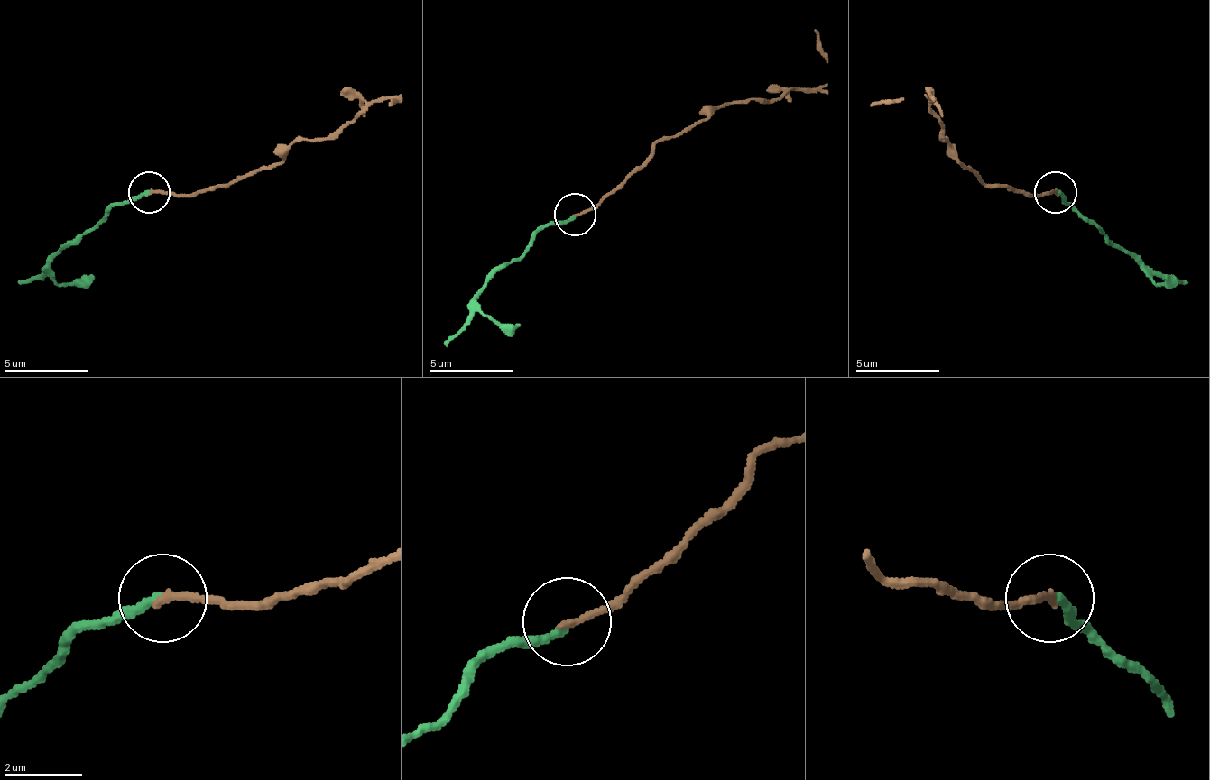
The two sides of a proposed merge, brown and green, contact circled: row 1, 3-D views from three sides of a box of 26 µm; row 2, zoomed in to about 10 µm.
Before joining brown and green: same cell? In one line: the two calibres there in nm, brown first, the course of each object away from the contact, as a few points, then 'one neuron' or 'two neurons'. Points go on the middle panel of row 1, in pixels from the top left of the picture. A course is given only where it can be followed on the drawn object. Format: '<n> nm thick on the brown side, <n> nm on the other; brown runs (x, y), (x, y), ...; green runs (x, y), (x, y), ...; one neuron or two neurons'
200 nm thick on the brown side, 220 nm on the other; brown runs (574, 215), (603, 203), (653, 148), (729, 102), (762, 102), (800, 89), (822, 89), (826, 51), (813, 31); green runs (574, 215), (540, 232), (477, 295), (485, 316), (519, 325); one neuron

